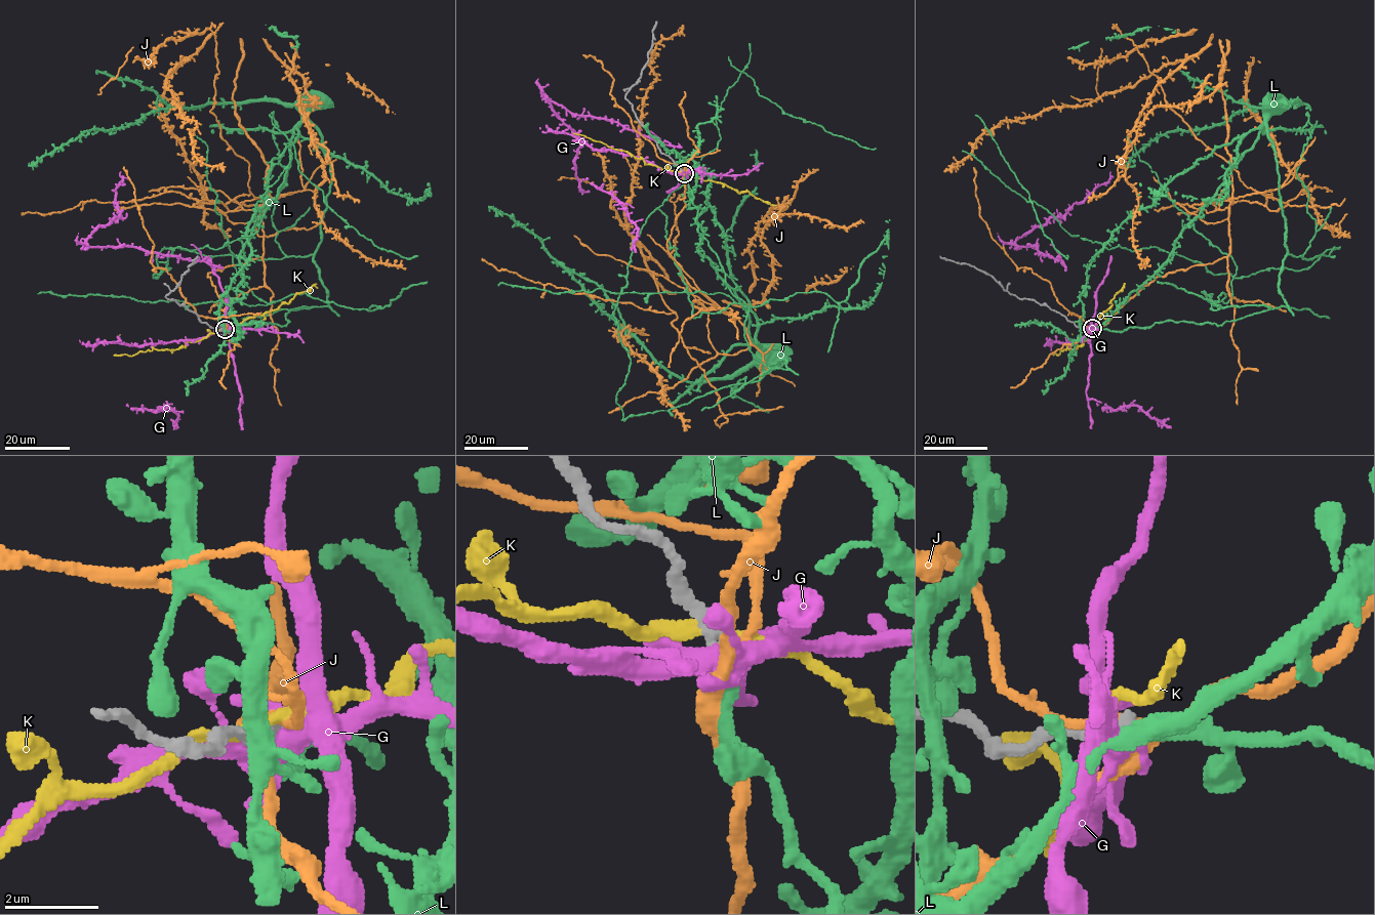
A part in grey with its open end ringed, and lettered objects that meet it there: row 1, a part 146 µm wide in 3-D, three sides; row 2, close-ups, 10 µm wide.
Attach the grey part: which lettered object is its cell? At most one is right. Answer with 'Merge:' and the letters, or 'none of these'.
Merge: L

